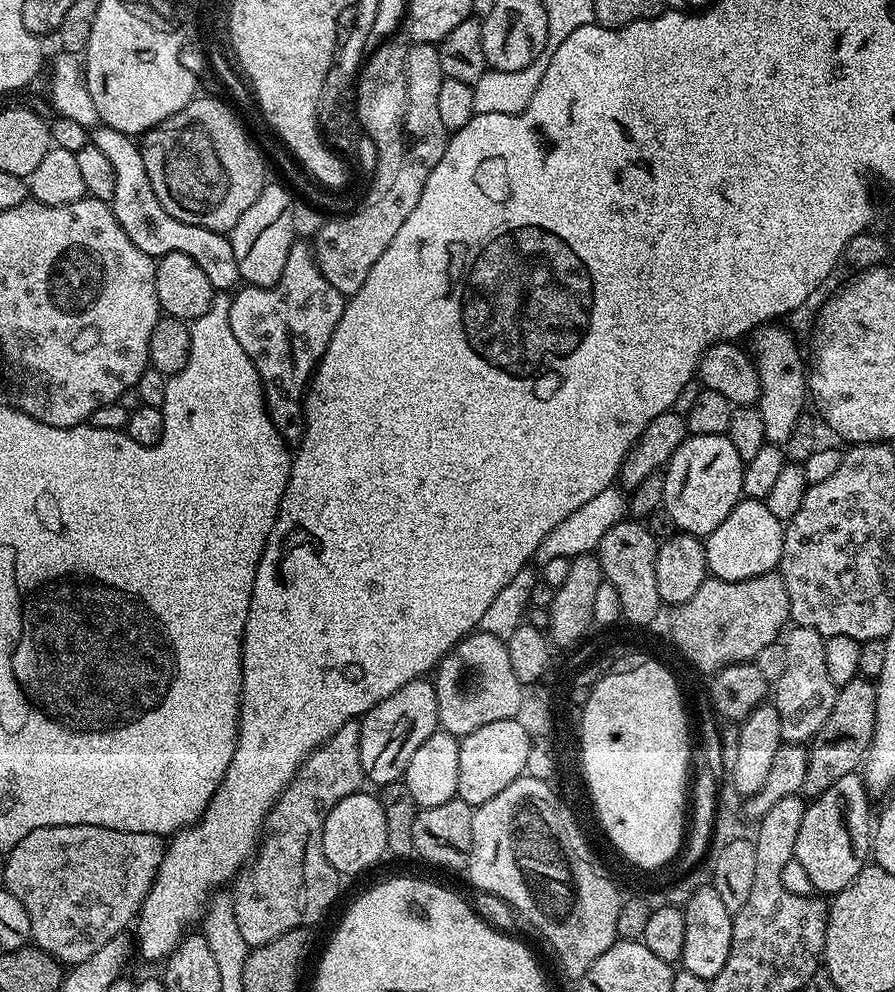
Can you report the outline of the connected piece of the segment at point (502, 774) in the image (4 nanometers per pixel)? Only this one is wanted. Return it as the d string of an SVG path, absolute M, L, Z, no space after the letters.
M520 718L490 722L486 726L478 726L478 730L470 734L459 737L457 797L475 810L482 806L482 802L490 802L494 794L506 790L510 782L525 775L526 757L530 754L533 739L533 733Z

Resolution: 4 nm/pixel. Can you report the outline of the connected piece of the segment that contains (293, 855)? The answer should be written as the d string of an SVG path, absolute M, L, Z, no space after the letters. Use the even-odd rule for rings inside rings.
M356 720L346 722L336 735L330 737L325 744L306 758L306 762L296 771L296 776L281 794L264 822L262 839L250 863L237 875L231 889L234 902L234 918L238 918L238 931L246 938L249 949L262 946L266 942L274 942L274 938L282 938L295 928L308 928L316 924L328 912L328 907L336 900L340 892L341 873L330 866L326 858L326 850L322 850L322 830L326 826L326 818L342 798L361 791L365 787L366 777L362 770L362 754L360 753L360 725Z

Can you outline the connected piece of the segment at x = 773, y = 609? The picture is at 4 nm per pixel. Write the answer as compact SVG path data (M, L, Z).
M779 571L749 580L709 578L698 586L690 602L676 606L680 609L676 617L676 637L688 656L706 669L755 661L758 650L781 639L784 623L787 625L790 620L790 598Z

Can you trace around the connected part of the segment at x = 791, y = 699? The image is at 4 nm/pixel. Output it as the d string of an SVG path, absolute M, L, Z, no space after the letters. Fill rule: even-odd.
M796 626L791 630L793 632L789 631L782 640L786 646L786 670L782 678L774 682L774 703L780 715L781 741L804 744L822 730L822 722L826 722L830 710L834 710L838 686L830 682L830 674L826 674L825 637L809 628Z

